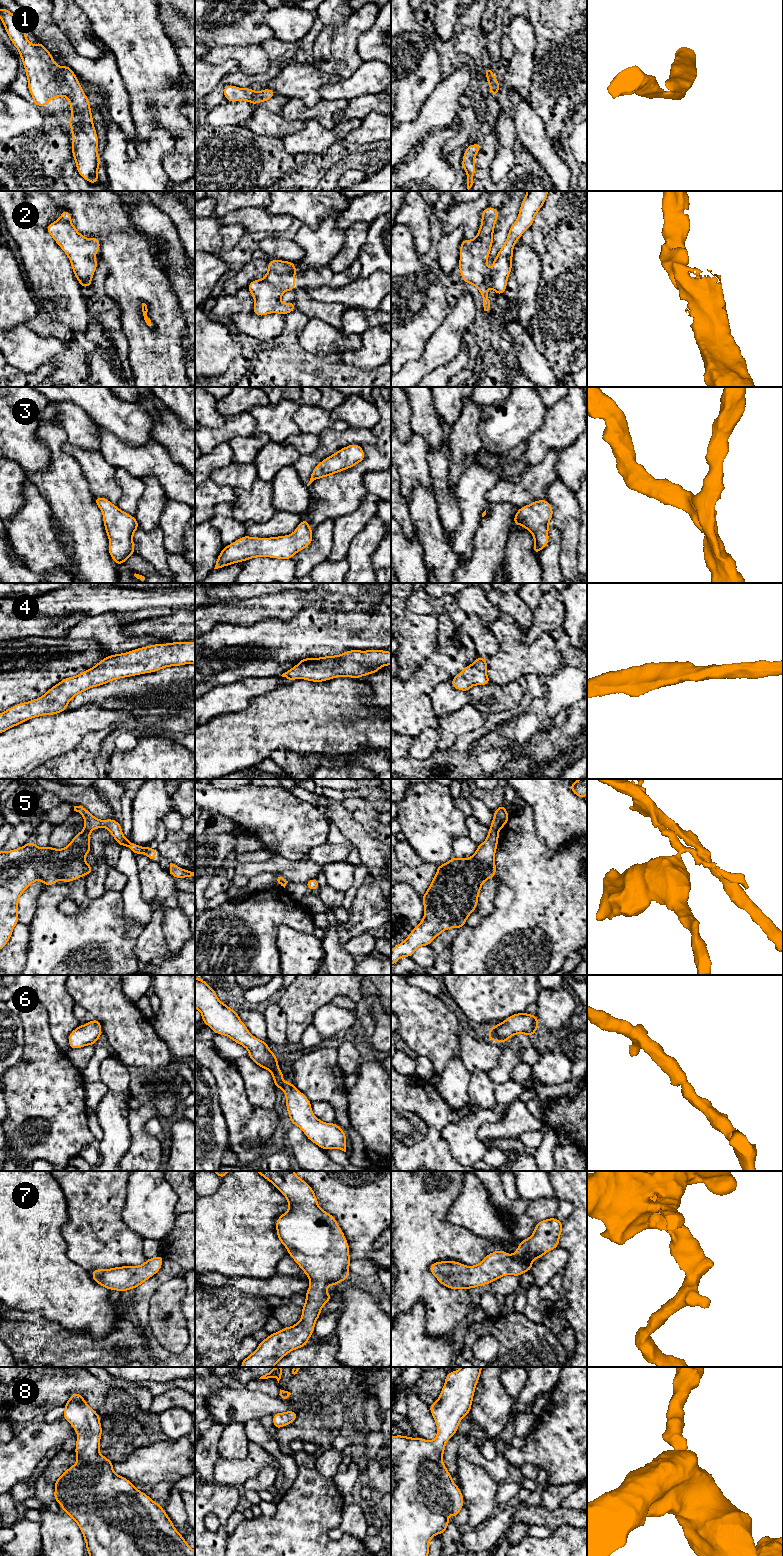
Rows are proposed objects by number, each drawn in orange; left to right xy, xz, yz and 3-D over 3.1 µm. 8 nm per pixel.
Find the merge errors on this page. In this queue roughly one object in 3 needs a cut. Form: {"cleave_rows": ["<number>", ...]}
{"cleave_rows": ["5"]}

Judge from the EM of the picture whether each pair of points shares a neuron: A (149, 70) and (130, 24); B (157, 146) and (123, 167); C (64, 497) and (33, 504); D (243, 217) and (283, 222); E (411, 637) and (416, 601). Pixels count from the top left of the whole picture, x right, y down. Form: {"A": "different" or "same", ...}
{"A": "same", "B": "same", "C": "different", "D": "same", "E": "different"}

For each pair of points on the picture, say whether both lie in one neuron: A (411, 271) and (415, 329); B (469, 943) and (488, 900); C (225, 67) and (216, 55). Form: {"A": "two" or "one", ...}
{"A": "one", "B": "two", "C": "two"}

